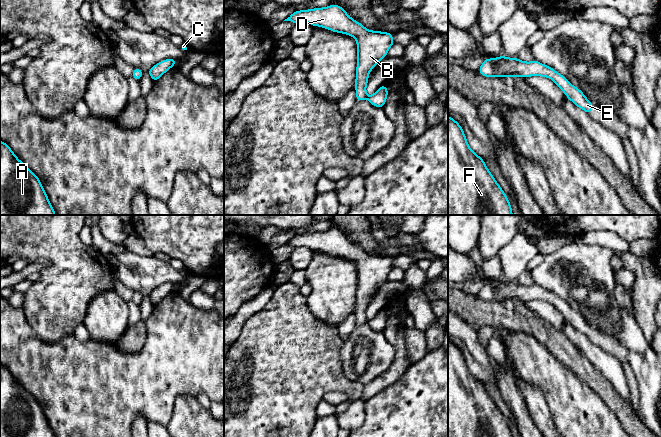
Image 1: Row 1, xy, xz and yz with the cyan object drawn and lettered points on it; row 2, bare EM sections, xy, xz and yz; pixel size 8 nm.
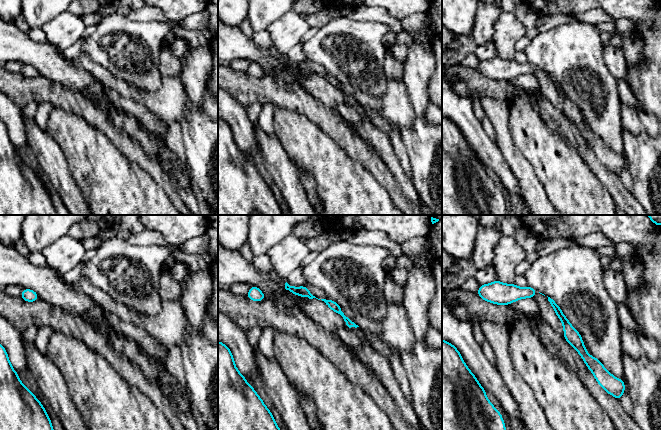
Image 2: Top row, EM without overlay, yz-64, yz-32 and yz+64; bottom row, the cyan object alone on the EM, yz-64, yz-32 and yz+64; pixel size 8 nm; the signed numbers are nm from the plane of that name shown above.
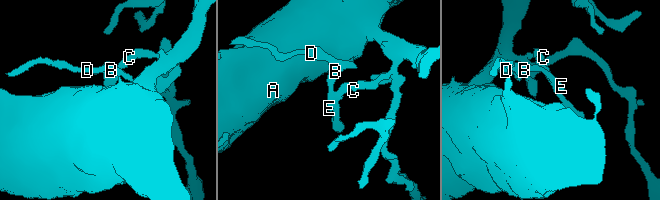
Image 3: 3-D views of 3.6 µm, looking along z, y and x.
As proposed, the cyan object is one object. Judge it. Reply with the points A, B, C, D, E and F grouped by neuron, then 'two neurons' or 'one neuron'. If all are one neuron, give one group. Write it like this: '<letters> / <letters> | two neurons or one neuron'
A B C D F / E | two neurons

